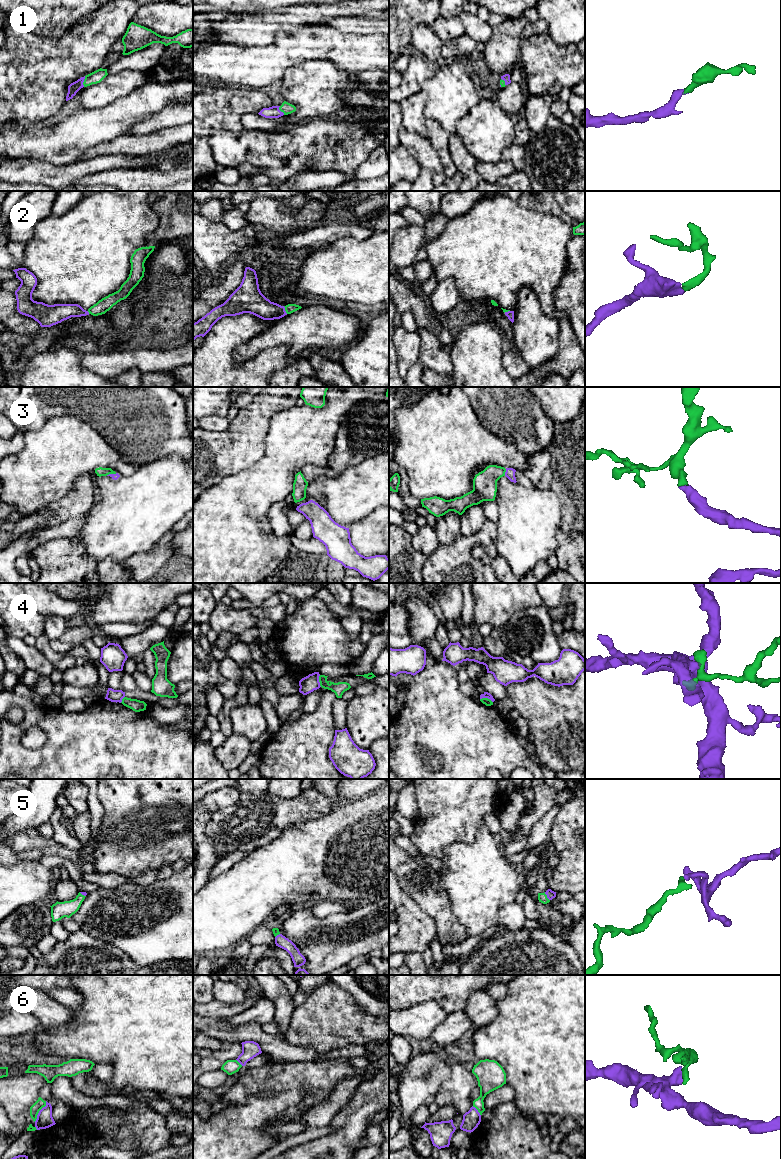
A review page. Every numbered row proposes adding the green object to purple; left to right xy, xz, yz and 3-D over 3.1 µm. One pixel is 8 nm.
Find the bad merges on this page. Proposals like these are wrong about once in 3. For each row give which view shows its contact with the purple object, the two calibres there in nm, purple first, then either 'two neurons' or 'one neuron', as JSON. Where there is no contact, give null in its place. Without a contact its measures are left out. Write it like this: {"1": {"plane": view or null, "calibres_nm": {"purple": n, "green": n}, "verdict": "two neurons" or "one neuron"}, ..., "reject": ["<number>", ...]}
{"1": {"plane": "xy", "calibres_nm": {"purple": 90, "green": 100}, "verdict": "one neuron"}, "2": {"plane": "xz", "calibres_nm": {"purple": 190, "green": 80}, "verdict": "one neuron"}, "3": {"plane": "yz", "calibres_nm": {"purple": 80, "green": 190}, "verdict": "one neuron"}, "4": {"plane": "yz", "calibres_nm": {"purple": 50, "green": 60}, "verdict": "two neurons"}, "5": {"plane": "yz", "calibres_nm": {"purple": 70, "green": 80}, "verdict": "one neuron"}, "6": {"plane": "xy", "calibres_nm": {"purple": 130, "green": 80}, "verdict": "two neurons"}, "reject": ["4", "6"]}

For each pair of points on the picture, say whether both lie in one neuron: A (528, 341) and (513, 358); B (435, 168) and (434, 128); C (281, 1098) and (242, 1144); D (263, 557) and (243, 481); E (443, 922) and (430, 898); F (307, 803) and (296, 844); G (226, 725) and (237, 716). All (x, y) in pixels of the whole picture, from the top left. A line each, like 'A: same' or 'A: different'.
A: different
B: different
C: same
D: same
E: same
F: different
G: different

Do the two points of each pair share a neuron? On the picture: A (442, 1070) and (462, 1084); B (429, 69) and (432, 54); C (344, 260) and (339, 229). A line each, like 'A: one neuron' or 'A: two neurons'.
A: two neurons
B: two neurons
C: two neurons

